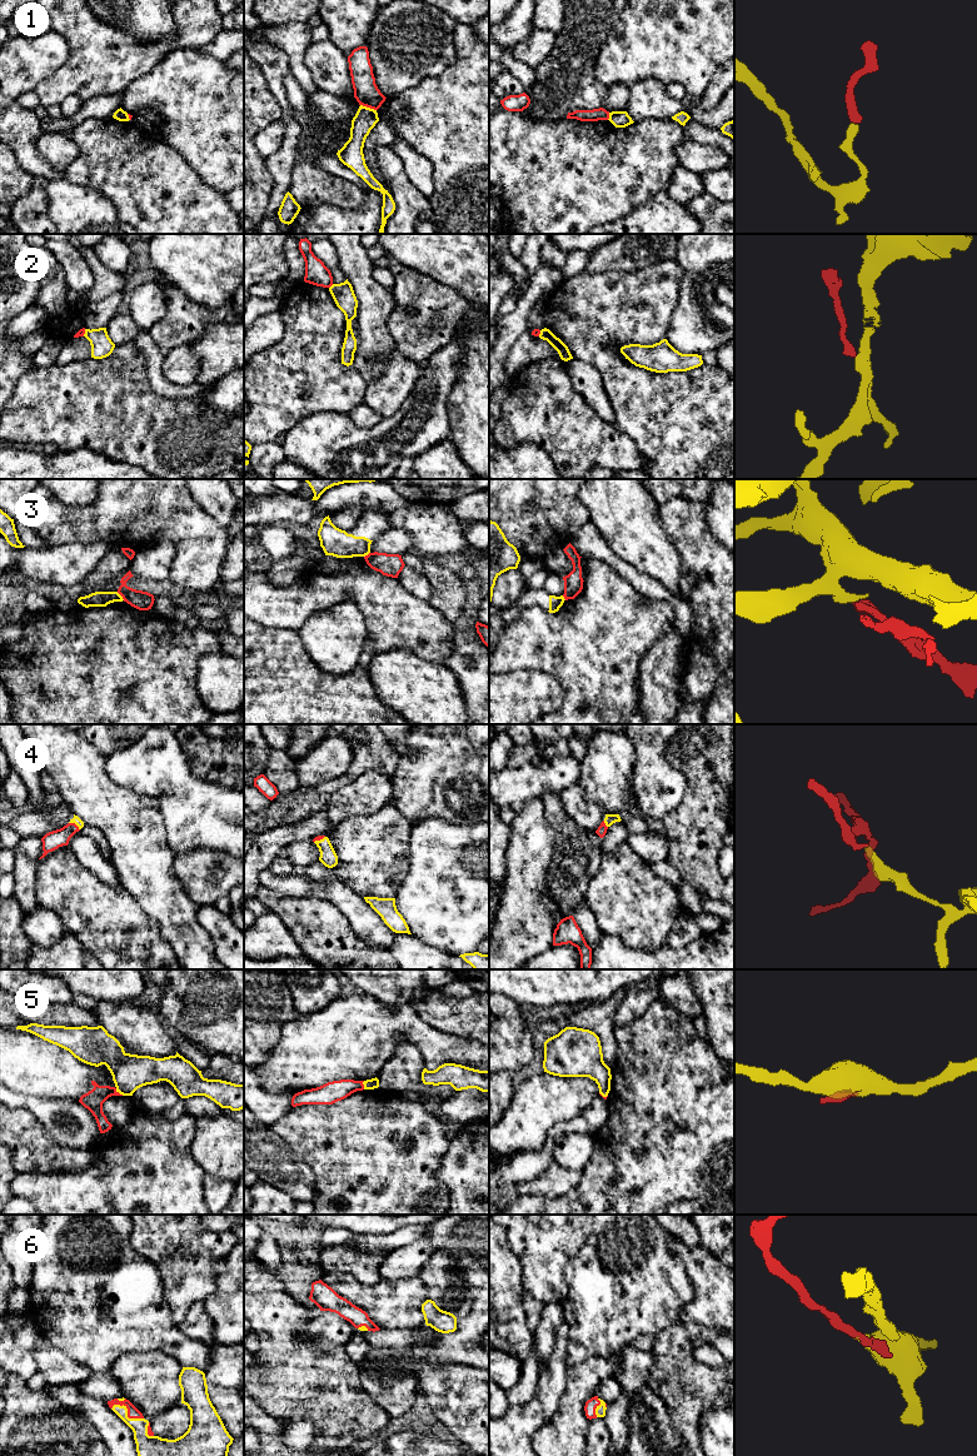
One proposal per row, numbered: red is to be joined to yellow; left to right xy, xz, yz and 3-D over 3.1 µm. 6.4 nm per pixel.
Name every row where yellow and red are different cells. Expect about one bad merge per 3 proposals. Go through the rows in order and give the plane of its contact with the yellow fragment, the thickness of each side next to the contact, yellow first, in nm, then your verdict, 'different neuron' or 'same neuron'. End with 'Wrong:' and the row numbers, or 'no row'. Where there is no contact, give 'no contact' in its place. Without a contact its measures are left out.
1: meets yellow in xz; 140 nm thick on the yellow side, 160 nm on the other; same neuron
2: meets yellow in xz; 140 nm thick on the yellow side, 150 nm on the other; different neuron
3: meets yellow in xy; 100 nm thick on the yellow side, 130 nm on the other; different neuron
4: meets yellow in xy; 50 nm thick on the yellow side, 120 nm on the other; same neuron
5: meets yellow in xy; 220 nm thick on the yellow side, 120 nm on the other; same neuron
6: meets yellow in xy; 130 nm thick on the yellow side, 80 nm on the other; same neuron
Wrong: 2, 3

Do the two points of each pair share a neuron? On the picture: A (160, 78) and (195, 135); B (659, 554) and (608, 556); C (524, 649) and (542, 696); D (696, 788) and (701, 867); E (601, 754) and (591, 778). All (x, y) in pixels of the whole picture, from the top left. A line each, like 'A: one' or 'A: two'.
A: one
B: two
C: two
D: one
E: one

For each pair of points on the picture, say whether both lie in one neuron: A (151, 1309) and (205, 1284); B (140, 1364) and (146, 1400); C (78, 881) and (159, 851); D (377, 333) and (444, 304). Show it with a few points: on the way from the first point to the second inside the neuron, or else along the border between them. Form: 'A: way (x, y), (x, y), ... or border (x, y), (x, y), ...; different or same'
A: border (159, 1274), (163, 1281), (163, 1297), (178, 1324); different
B: way (140, 1372), (146, 1380), (146, 1391); same
C: border (119, 879), (138, 902); different
D: border (395, 299), (389, 317), (393, 344); different

